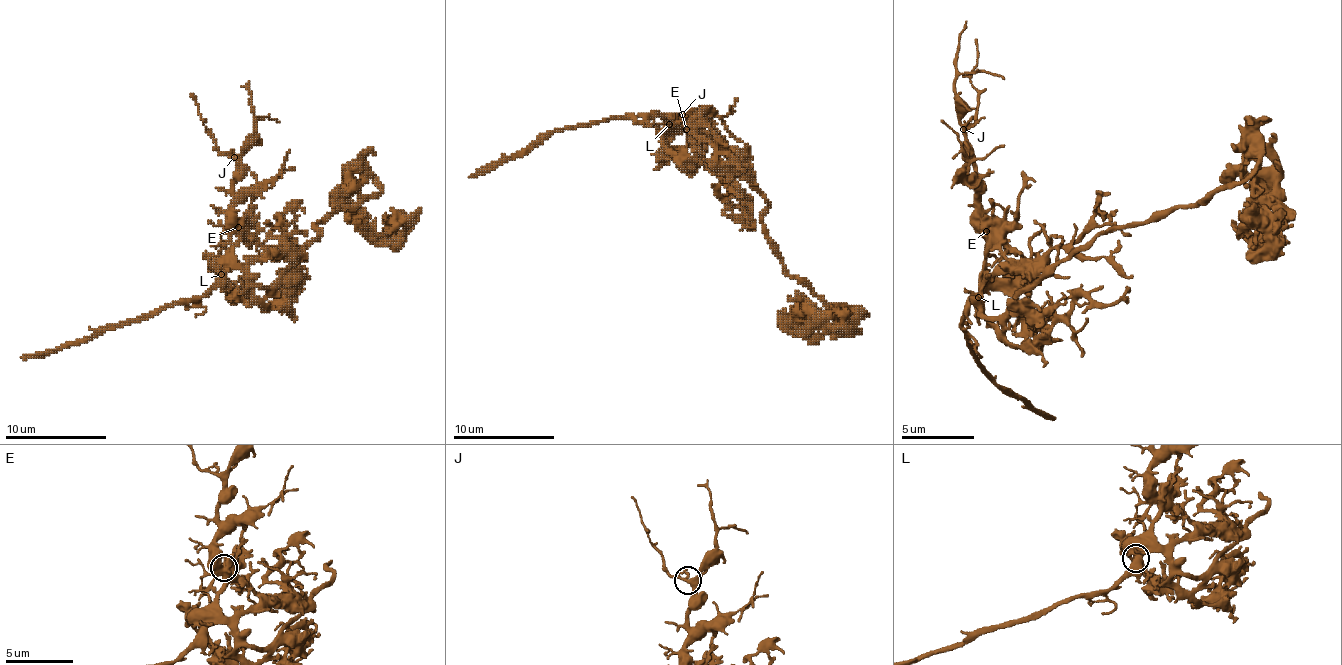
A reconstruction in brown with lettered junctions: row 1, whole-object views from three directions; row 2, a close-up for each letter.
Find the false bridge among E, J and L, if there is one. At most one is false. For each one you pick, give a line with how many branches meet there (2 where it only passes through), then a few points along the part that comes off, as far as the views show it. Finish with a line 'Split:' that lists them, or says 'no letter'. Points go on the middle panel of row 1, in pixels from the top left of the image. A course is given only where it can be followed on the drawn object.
Split: no letter

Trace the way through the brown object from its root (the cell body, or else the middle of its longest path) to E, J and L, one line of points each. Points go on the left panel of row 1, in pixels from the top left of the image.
E: (302, 251), (266, 251), (239, 228)
J: (302, 251), (269, 251), (234, 215), (236, 180), (234, 157)
L: (302, 251), (264, 253), (251, 264), (228, 266), (221, 274)

